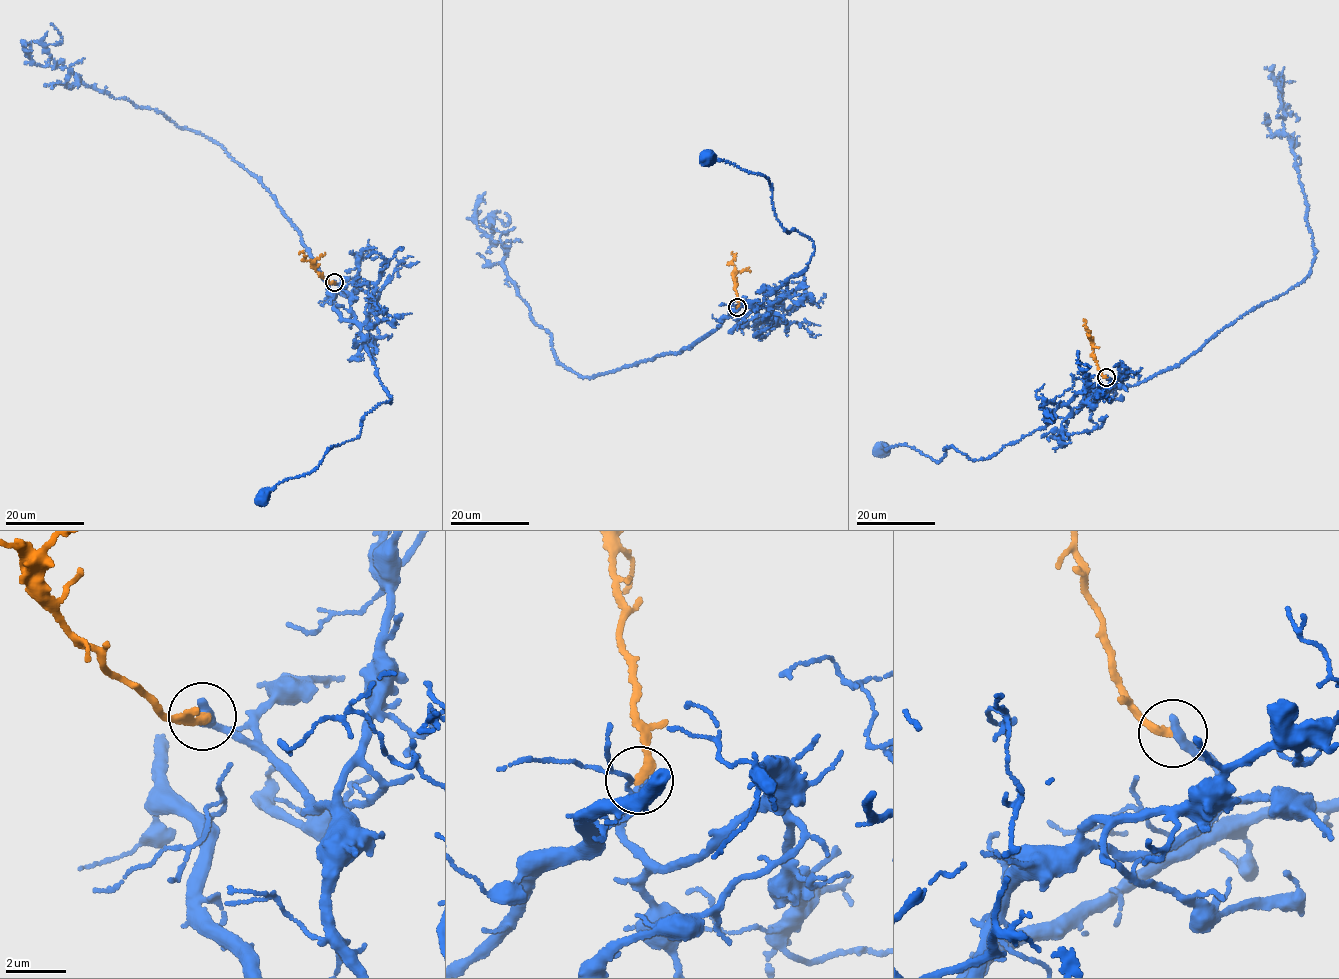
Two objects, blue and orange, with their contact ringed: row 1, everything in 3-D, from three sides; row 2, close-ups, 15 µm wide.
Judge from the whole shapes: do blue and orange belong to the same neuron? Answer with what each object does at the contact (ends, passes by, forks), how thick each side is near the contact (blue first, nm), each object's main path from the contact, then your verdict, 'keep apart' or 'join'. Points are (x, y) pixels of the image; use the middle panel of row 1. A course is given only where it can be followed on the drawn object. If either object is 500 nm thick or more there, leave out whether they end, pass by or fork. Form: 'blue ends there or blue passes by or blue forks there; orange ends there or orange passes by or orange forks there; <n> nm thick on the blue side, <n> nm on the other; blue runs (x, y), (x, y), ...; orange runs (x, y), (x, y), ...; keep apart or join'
blue ends there; orange ends there; 400 nm thick on the blue side, 280 nm on the other; blue runs (737, 306), (736, 315), (743, 318), (801, 273), (813, 252), (813, 242), (783, 228), (767, 177), (707, 157); orange runs (737, 306), (732, 262), (734, 256), (731, 252); keep apart

